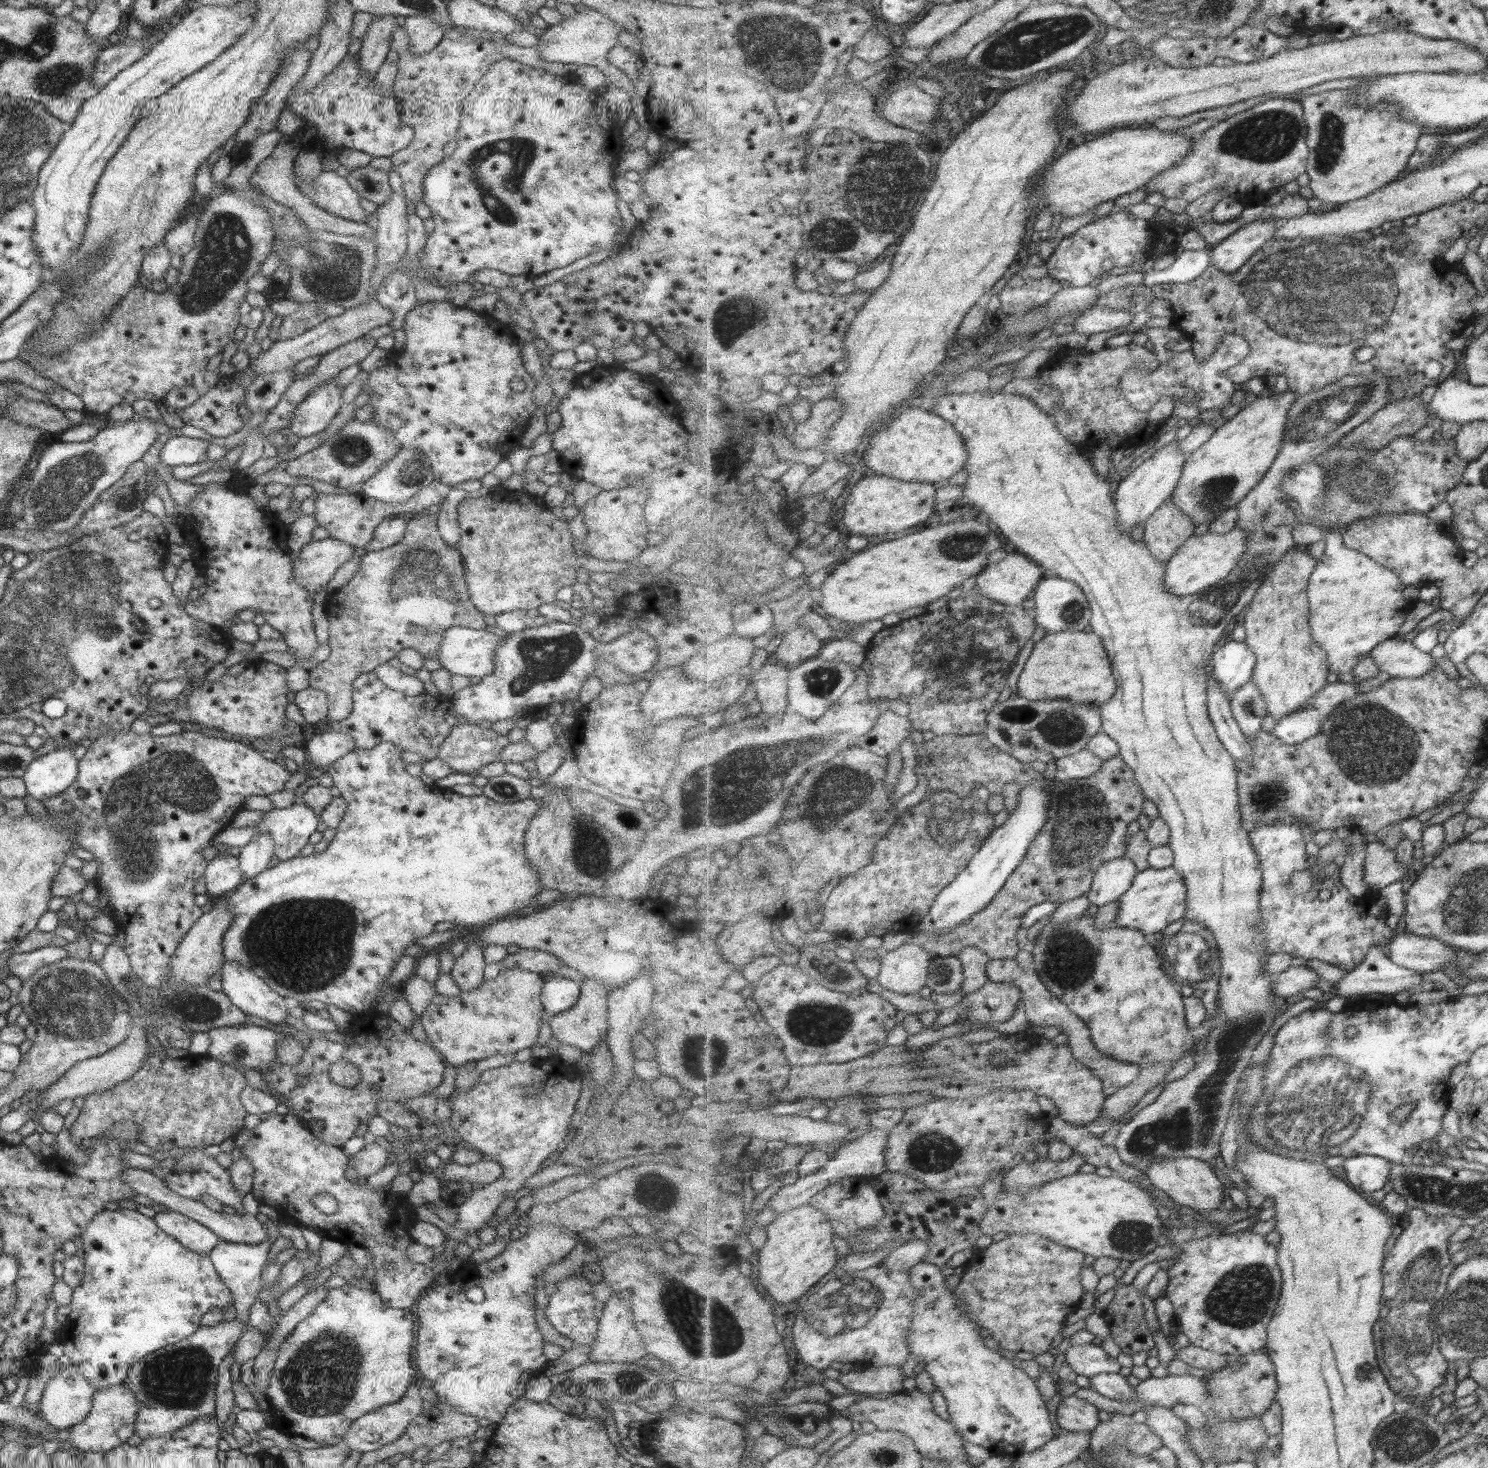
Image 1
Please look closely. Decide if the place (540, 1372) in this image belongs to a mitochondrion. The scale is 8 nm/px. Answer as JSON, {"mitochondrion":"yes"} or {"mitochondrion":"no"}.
{"mitochondrion":"no"}

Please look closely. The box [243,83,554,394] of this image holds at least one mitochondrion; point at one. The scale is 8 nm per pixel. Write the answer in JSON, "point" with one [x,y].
{"point":[307,253]}

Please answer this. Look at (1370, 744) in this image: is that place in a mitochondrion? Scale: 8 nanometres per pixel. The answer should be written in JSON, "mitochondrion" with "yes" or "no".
{"mitochondrion":"yes"}

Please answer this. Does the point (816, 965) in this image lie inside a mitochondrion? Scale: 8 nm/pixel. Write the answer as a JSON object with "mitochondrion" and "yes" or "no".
{"mitochondrion":"no"}

